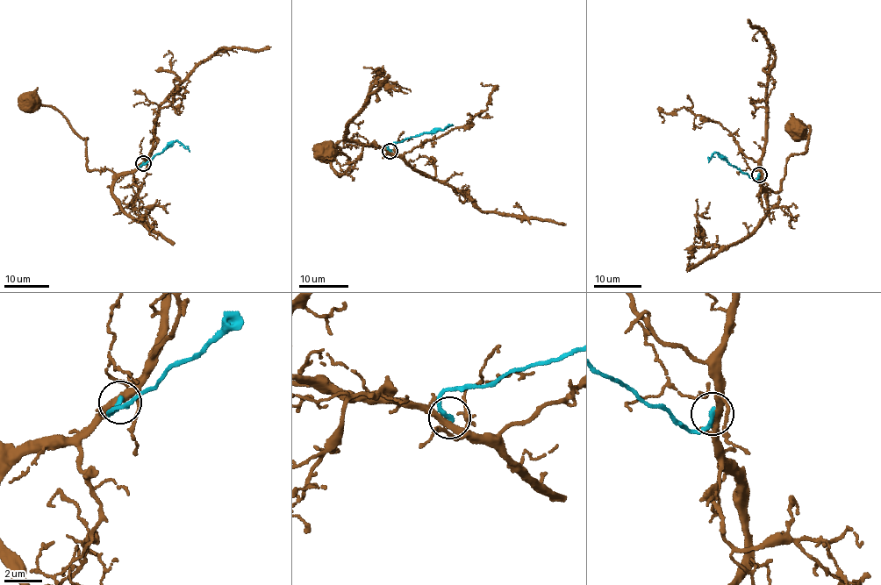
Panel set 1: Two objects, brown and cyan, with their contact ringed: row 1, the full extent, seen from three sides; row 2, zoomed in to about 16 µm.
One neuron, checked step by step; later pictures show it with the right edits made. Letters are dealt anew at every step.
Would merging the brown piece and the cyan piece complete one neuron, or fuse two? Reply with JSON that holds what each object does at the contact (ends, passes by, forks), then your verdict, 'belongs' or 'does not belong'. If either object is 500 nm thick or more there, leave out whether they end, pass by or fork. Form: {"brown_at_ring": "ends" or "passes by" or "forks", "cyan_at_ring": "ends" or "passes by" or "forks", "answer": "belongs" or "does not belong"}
{"brown_at_ring": "forks", "cyan_at_ring": "ends", "answer": "does not belong"}

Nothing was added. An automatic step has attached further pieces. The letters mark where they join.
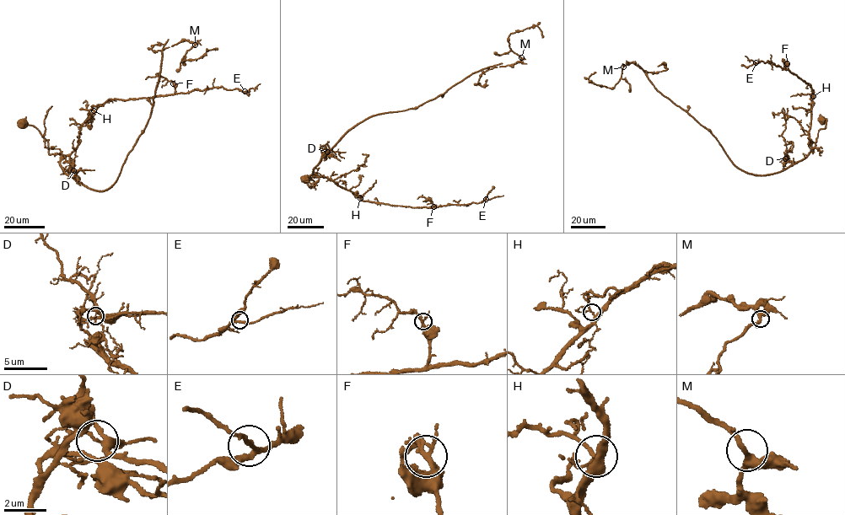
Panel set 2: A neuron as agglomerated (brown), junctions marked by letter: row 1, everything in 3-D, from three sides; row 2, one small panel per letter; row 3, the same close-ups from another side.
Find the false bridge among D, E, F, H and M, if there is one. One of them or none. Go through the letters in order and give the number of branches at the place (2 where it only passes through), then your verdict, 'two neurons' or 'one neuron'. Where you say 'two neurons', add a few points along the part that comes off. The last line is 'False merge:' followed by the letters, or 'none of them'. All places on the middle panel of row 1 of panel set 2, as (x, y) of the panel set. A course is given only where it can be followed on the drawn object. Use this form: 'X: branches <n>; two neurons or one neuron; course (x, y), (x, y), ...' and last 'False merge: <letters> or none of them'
D: branches 4; two neurons; course (327, 152), (325, 158), (320, 147), (327, 144), (330, 150), (340, 152), (339, 155), (344, 158)
E: branches 3; one neuron
F: branches 3; one neuron
H: branches 4; one neuron
M: branches 3; one neuron
False merge: D

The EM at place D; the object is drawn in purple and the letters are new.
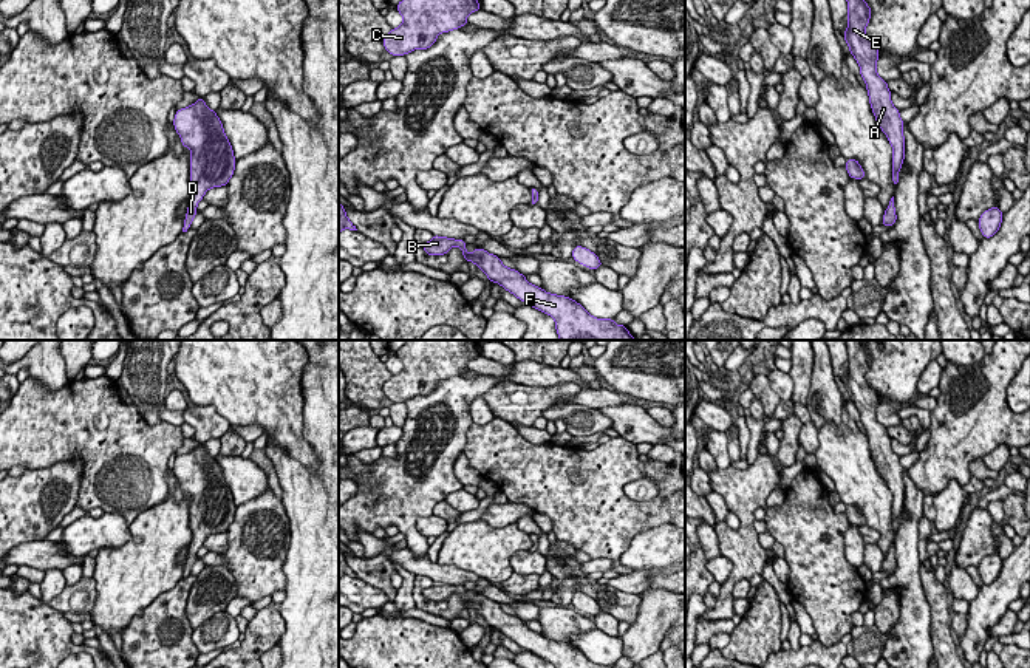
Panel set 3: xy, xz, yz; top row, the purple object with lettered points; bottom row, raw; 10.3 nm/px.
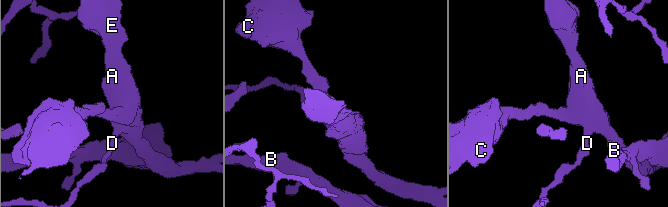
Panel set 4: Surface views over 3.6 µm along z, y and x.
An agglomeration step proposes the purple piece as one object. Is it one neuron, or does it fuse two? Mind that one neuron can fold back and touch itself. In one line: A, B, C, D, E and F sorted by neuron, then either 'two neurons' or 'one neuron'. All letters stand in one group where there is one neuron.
groups A C D E / B F; two neurons

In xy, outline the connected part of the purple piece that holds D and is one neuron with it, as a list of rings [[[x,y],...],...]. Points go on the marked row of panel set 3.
[[[204,97],[176,110],[173,127],[181,136],[181,144],[192,152],[192,196],[184,218],[184,226],[190,229],[198,203],[209,189],[227,186],[237,159],[217,111],[206,105]]]

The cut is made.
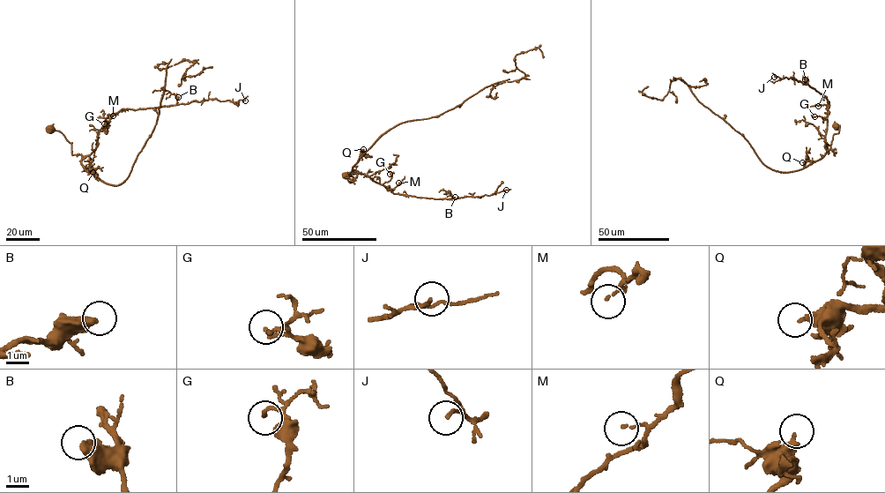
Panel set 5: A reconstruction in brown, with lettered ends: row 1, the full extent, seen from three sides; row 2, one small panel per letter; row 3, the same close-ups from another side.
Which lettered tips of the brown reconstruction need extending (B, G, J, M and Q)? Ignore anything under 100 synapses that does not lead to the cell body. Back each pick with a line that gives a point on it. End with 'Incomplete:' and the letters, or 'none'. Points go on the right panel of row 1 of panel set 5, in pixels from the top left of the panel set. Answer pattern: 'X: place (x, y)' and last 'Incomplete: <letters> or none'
Q: place (802, 162)
Incomplete: Q

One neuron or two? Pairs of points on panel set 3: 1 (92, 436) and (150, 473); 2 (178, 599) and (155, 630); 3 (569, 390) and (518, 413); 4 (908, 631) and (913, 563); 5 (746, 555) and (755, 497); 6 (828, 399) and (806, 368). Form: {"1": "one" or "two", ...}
{"1": "one", "2": "one", "3": "one", "4": "one", "5": "one", "6": "two"}

